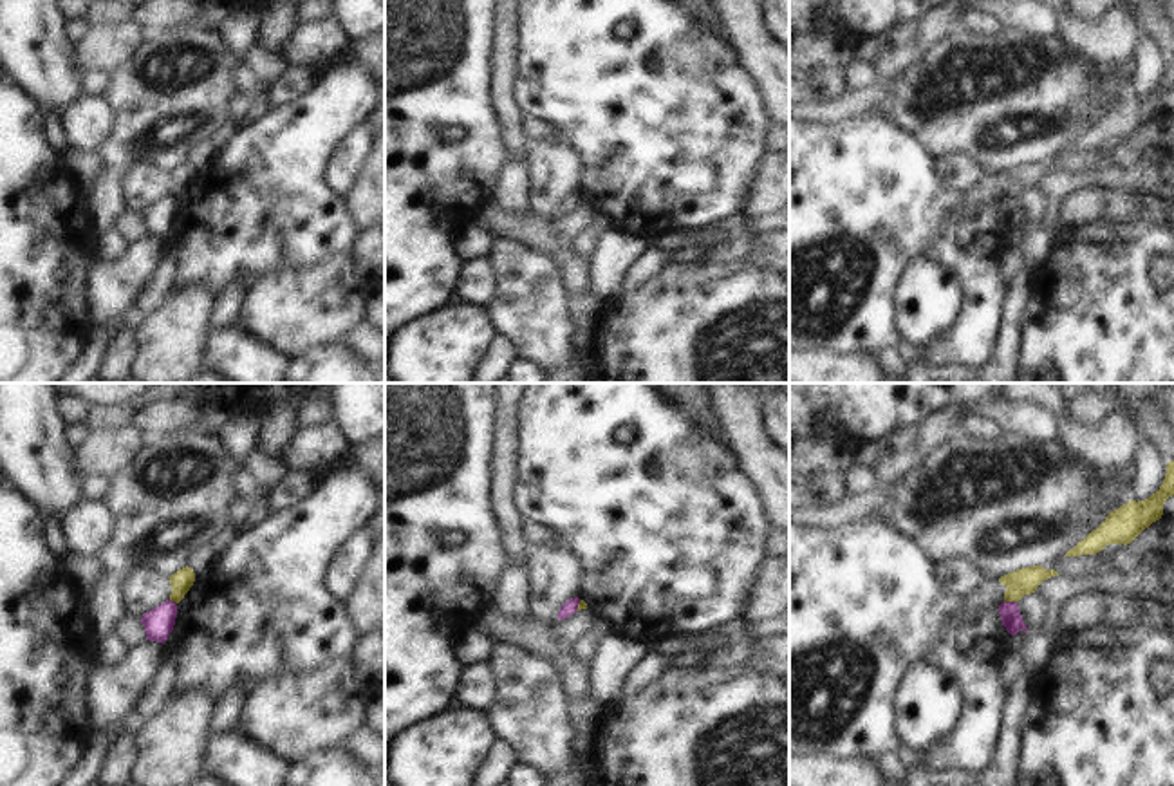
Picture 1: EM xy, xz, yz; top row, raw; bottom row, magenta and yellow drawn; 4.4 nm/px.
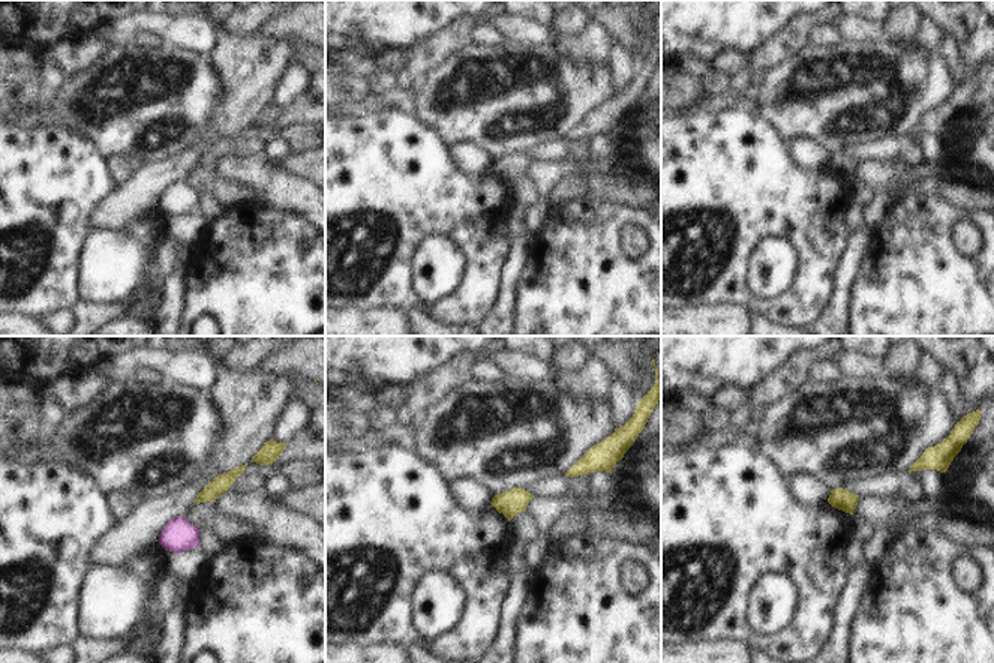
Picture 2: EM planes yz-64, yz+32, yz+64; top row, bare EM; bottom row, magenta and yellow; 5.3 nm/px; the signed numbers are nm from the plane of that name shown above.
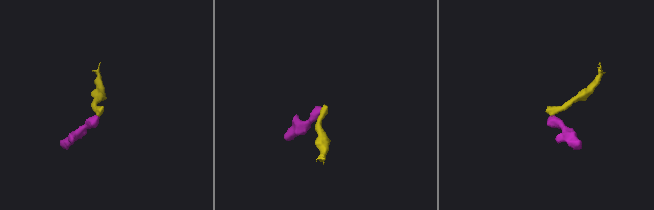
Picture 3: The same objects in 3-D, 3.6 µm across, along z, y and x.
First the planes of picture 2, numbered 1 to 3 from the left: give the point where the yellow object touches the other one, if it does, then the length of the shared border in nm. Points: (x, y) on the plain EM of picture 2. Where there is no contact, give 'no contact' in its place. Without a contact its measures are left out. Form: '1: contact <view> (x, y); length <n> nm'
1: no contact
2: no contact
3: no contact

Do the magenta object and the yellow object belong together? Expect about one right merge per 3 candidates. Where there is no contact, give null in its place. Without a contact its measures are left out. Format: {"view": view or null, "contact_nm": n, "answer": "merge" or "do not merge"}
{"view": "yz", "contact_nm": 60, "answer": "do not merge"}

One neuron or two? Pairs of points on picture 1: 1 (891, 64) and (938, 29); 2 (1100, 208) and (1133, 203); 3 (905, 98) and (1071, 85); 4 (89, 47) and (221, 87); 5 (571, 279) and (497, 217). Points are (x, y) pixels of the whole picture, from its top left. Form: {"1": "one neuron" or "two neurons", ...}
{"1": "one neuron", "2": "one neuron", "3": "one neuron", "4": "two neurons", "5": "one neuron"}

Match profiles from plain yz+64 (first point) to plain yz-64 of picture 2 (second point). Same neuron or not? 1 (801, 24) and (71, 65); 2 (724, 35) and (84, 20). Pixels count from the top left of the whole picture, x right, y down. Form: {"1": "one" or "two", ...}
{"1": "one", "2": "one"}

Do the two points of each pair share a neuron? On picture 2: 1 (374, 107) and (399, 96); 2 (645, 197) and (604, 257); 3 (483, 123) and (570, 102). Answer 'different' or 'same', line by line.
1: same
2: different
3: same

